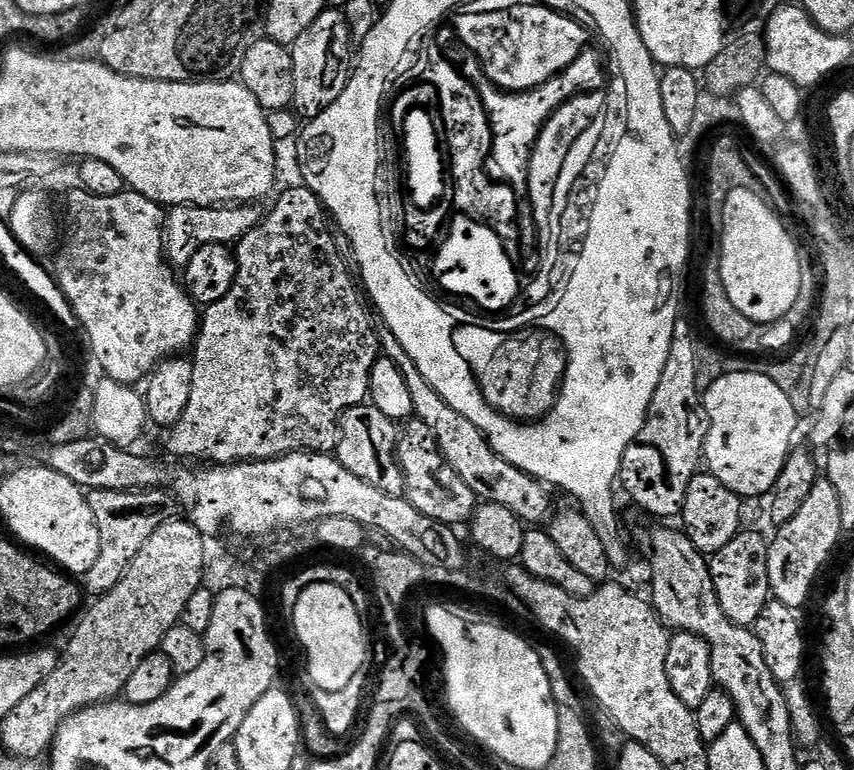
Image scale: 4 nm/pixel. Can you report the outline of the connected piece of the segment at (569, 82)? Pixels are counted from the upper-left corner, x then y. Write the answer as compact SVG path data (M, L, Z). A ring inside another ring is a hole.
M564 72L564 80L556 80L556 84L543 84L537 88L526 86L526 92L521 90L520 96L500 96L500 84L498 82L487 82L478 90L482 90L488 108L492 108L492 116L496 116L496 124L500 124L500 136L508 140L508 144L500 144L496 148L495 163L500 163L504 171L503 179L511 184L513 188L523 189L526 183L524 167L526 166L525 149L528 148L528 140L532 140L532 132L536 130L541 117L553 104L559 103L565 95L569 95L575 88L586 86L588 76L584 72Z

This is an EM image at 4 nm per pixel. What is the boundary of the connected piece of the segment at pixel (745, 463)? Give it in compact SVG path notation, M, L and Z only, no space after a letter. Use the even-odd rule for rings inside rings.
M759 370L725 372L711 383L702 392L702 416L708 419L708 433L702 436L703 467L738 498L759 498L774 486L788 460L797 405Z

